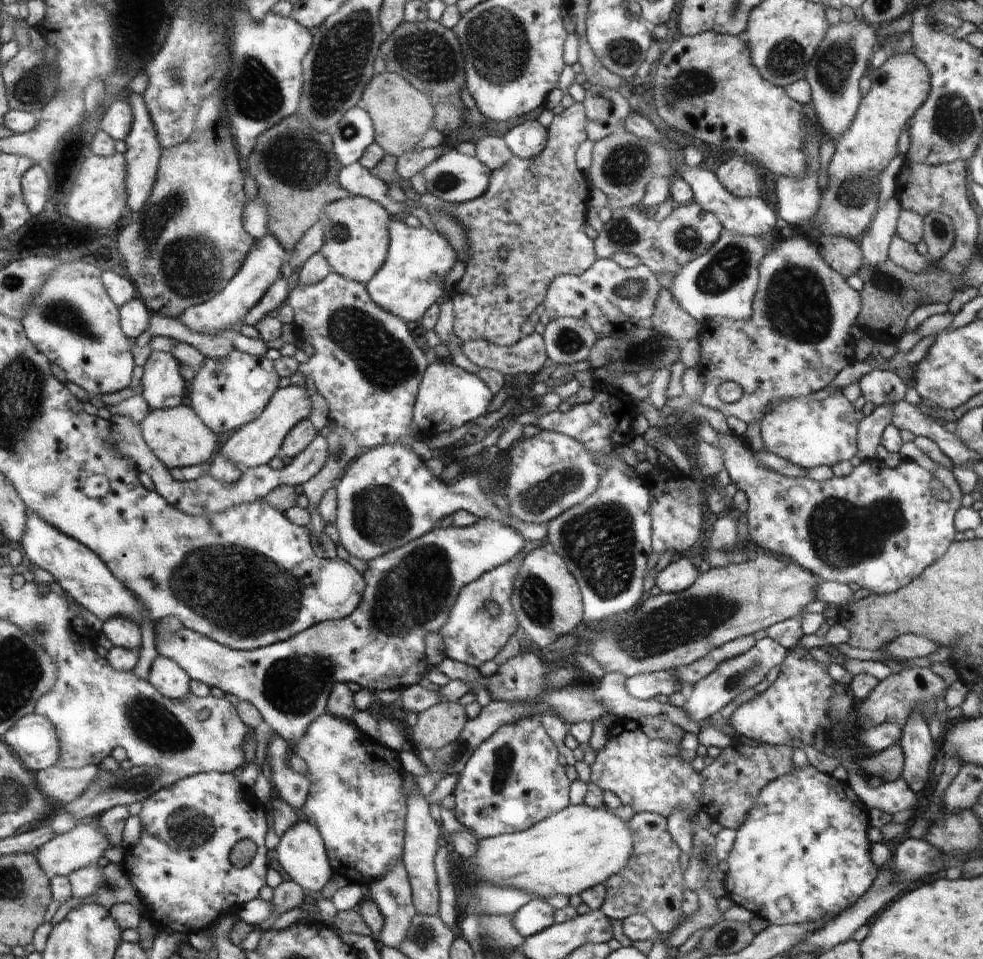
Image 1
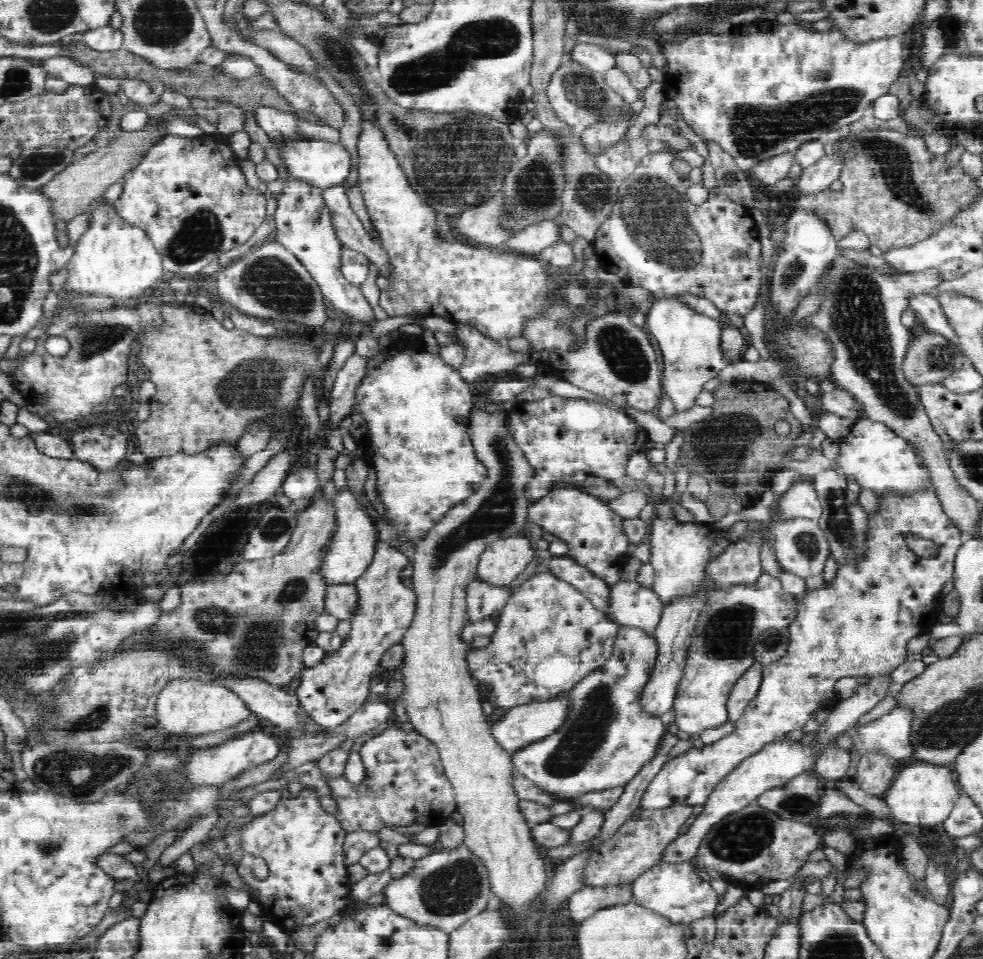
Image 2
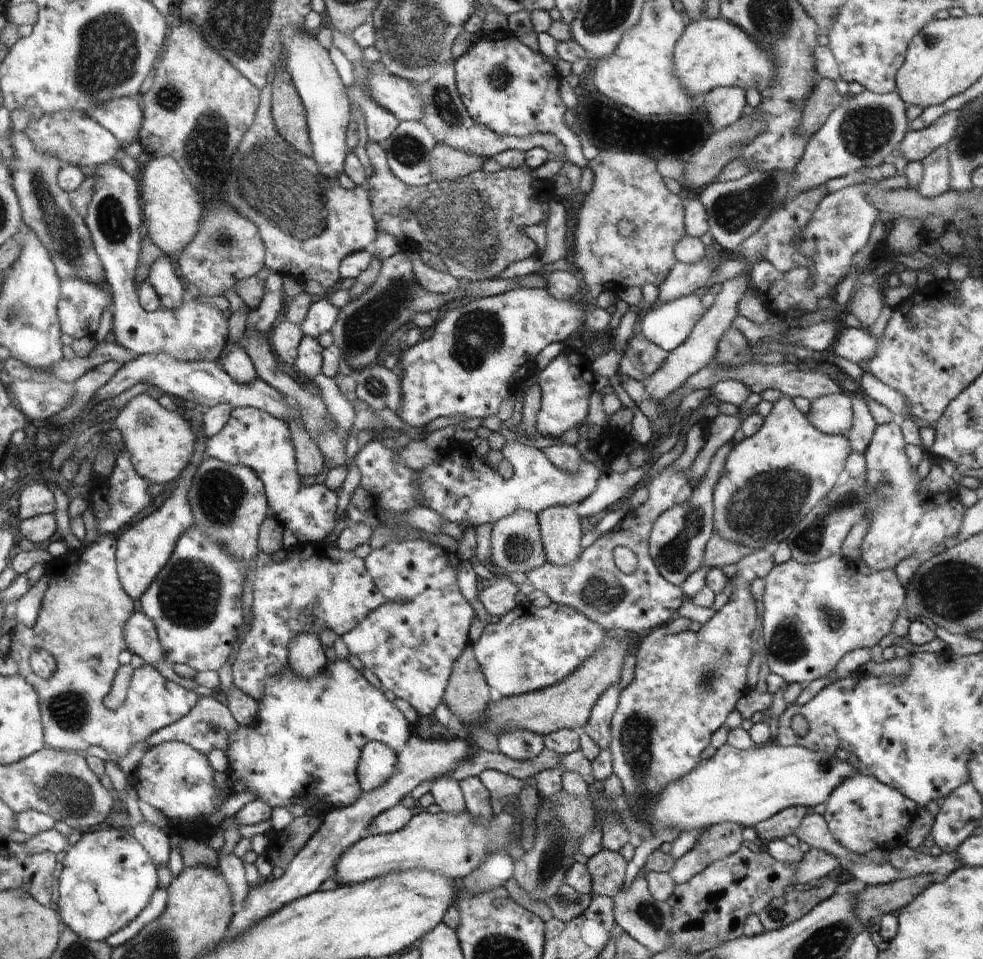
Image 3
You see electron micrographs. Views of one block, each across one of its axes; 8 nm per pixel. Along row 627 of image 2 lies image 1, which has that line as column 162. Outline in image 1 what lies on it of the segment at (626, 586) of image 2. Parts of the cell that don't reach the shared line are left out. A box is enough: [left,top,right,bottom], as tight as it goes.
[157,518,529,746]

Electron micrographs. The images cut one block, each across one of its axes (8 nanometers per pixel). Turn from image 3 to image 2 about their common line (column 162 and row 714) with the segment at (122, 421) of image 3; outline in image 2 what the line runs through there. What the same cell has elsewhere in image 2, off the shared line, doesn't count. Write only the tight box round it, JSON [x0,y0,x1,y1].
[401,406,550,913]

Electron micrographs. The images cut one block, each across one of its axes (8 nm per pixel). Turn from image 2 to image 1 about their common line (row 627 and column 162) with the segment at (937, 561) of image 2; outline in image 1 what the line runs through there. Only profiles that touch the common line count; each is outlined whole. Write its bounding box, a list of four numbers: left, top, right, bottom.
[123,771,266,935]

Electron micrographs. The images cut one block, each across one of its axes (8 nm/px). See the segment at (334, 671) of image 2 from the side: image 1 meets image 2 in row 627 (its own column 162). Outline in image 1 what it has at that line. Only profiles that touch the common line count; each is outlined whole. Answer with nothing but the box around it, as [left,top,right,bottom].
[143,350,189,409]

